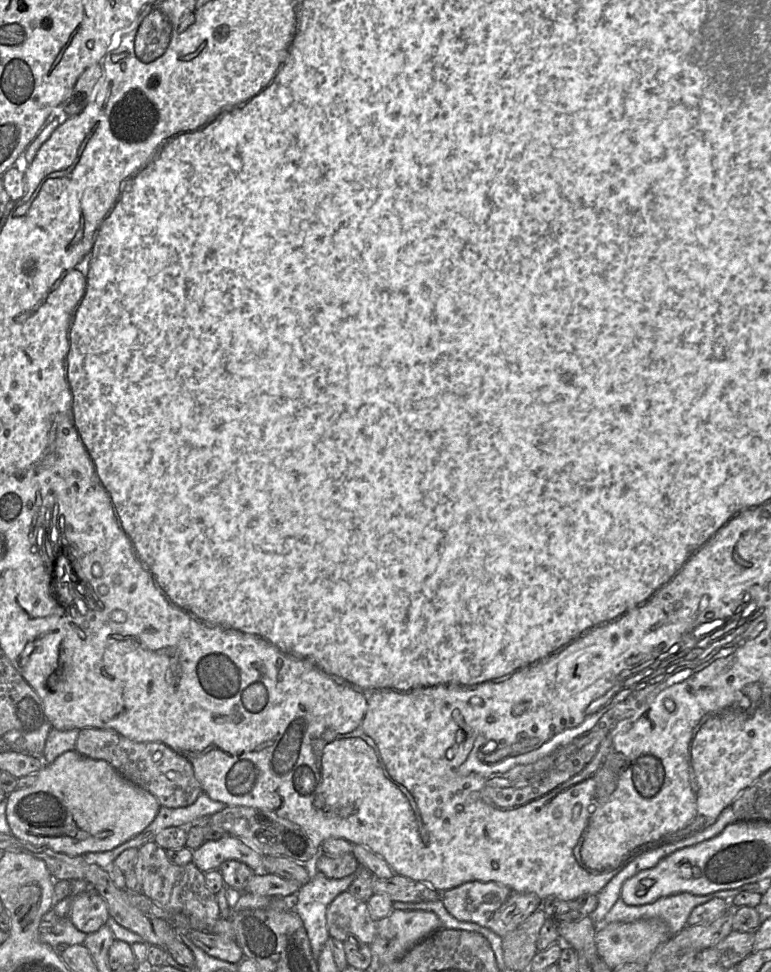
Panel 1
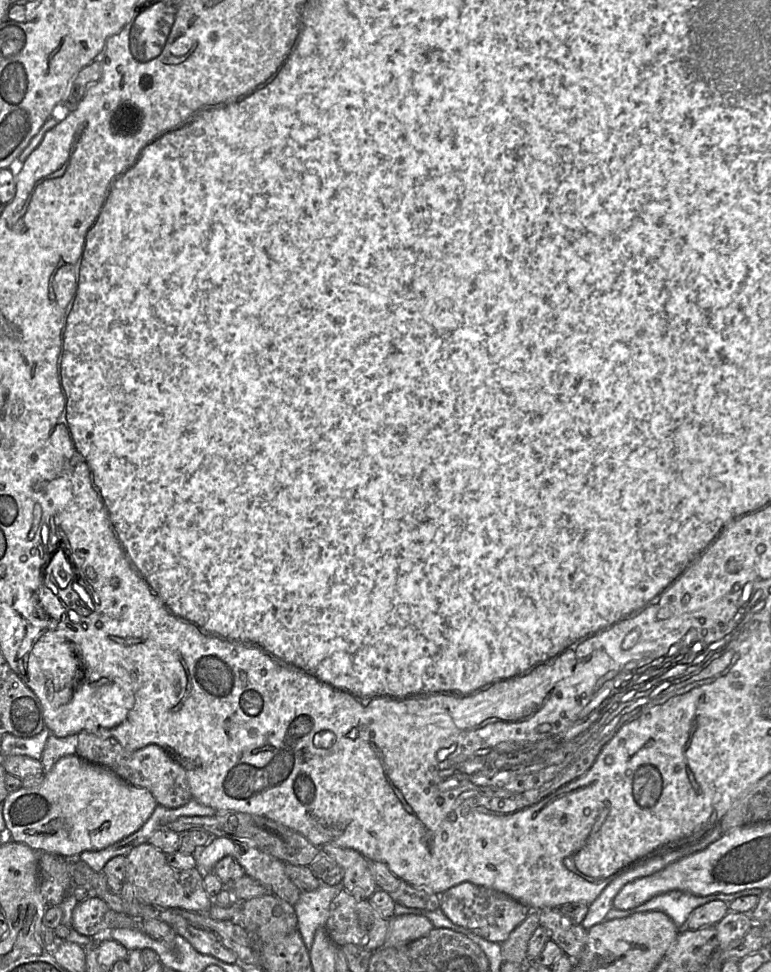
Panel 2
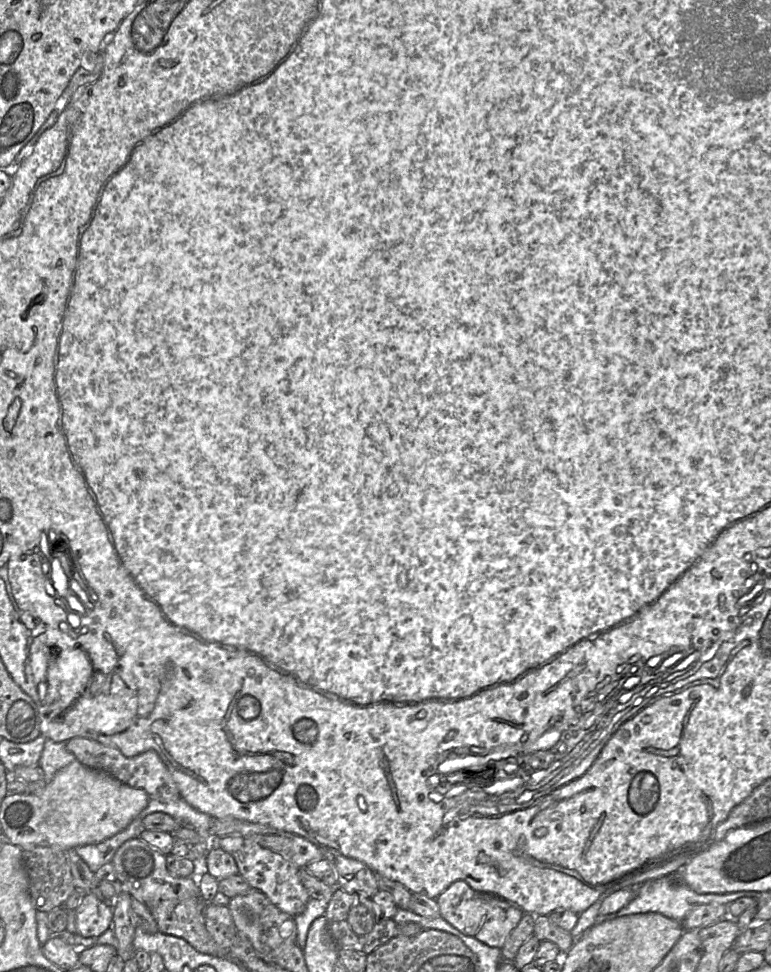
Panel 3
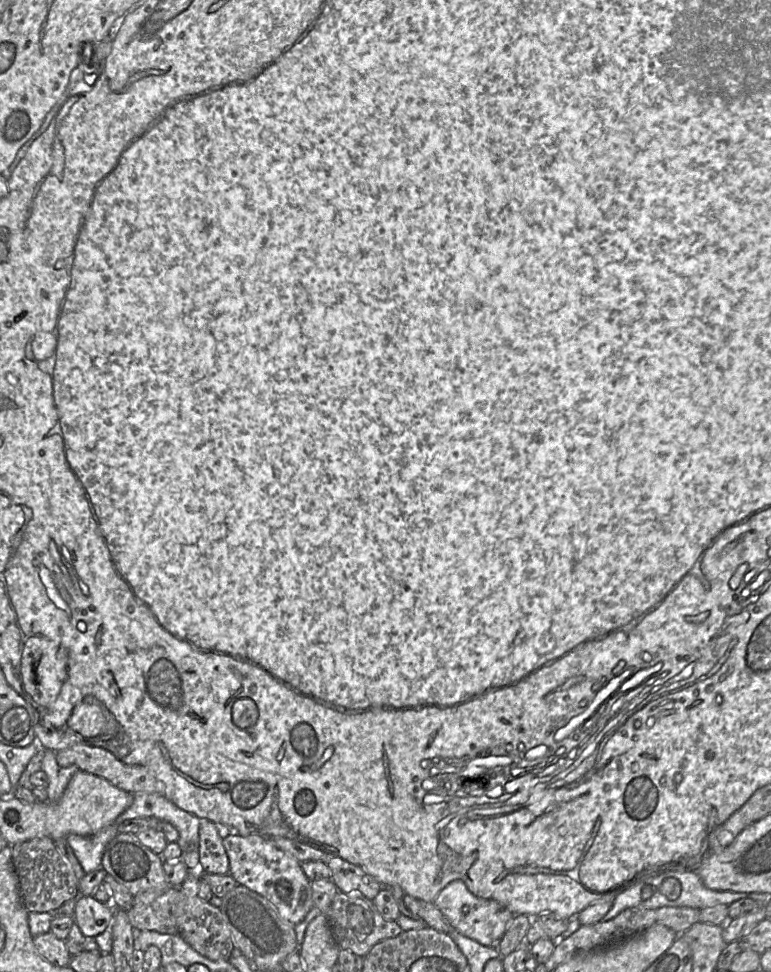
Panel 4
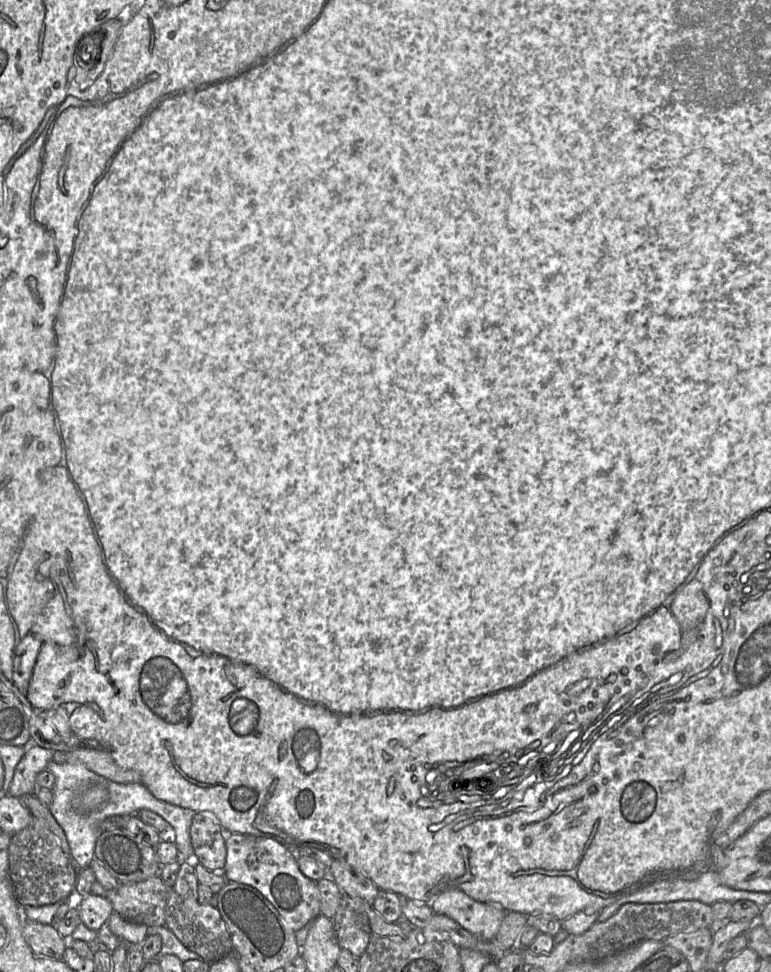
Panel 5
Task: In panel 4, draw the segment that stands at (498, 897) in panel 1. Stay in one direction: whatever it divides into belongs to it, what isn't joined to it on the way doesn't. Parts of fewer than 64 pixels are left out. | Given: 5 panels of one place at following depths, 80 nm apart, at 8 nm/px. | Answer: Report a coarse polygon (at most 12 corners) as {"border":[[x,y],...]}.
{"border":[[455,880],[433,901],[460,934],[496,947],[514,914]]}

